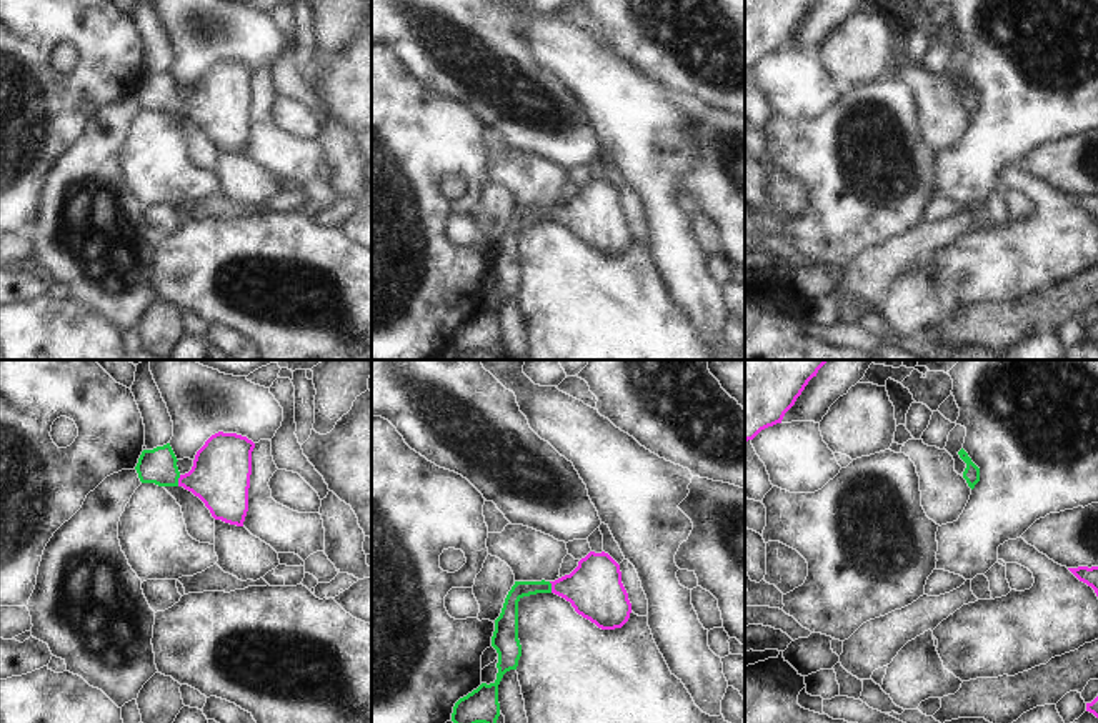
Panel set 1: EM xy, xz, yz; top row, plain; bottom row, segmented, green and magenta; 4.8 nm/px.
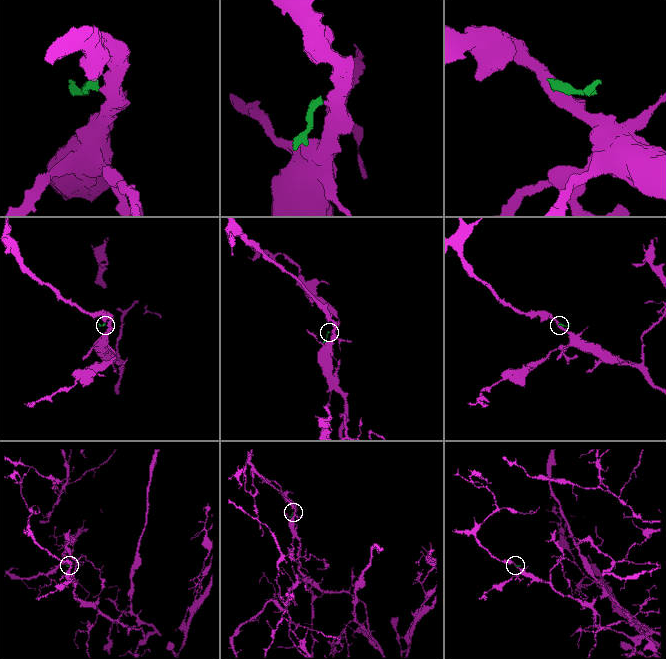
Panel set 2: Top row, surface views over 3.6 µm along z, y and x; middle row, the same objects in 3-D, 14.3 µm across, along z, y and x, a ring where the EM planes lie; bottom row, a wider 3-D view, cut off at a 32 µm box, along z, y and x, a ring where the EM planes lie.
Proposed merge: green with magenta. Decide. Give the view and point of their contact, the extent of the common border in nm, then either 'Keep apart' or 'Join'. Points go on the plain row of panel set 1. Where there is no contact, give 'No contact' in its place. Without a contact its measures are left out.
Touches green at xy (177, 107). Shared border 60 nm. Join

